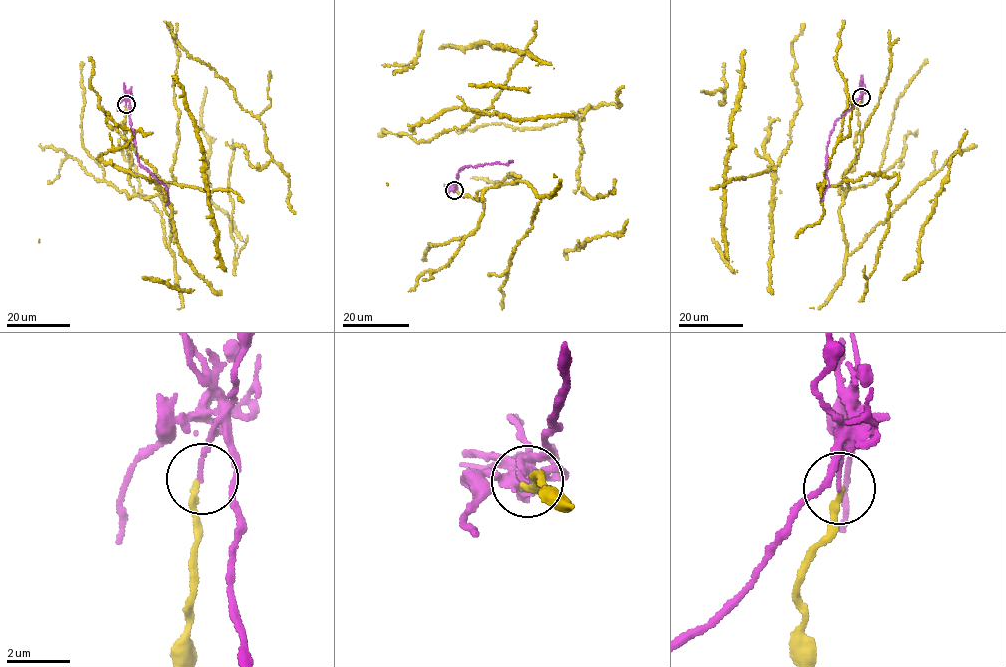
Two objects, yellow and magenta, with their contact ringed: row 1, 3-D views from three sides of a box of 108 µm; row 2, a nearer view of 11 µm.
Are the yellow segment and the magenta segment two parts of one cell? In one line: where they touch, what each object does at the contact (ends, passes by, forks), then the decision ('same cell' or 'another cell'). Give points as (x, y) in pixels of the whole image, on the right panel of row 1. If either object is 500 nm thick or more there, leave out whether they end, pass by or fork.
at (861, 97); yellow ends there; magenta ends there; another cell

